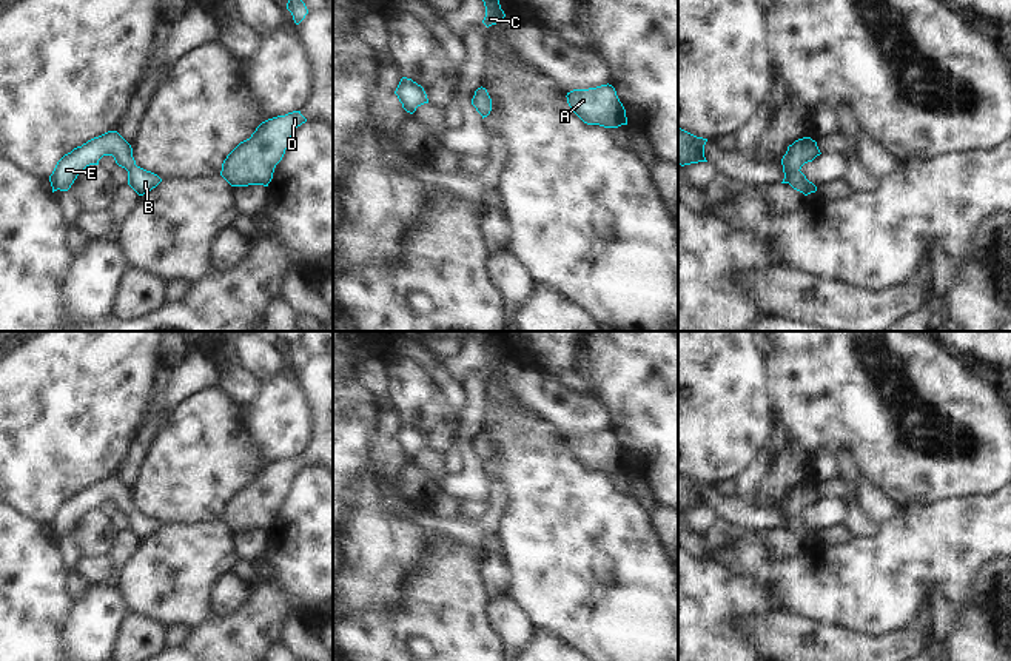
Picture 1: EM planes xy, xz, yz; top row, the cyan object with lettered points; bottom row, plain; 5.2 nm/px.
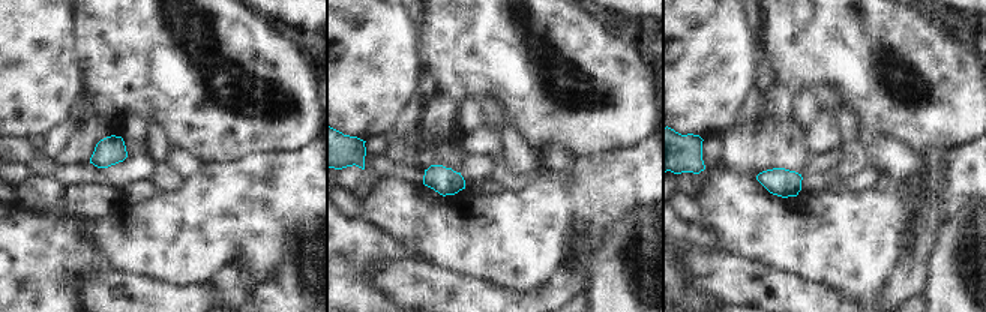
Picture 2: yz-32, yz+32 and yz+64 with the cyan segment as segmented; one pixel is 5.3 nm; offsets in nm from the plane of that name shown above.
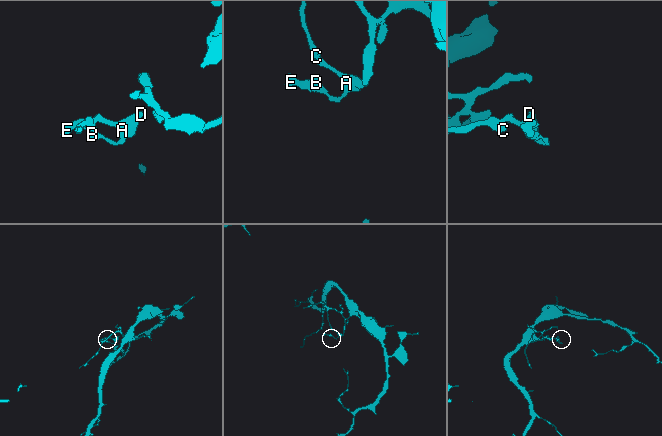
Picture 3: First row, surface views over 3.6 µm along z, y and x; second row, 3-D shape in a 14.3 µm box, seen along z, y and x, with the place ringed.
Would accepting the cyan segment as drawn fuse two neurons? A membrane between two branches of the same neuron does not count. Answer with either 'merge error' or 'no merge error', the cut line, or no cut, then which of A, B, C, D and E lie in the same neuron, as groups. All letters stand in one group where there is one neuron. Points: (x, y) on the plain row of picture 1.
no merge error; cut none; groups A B C D E

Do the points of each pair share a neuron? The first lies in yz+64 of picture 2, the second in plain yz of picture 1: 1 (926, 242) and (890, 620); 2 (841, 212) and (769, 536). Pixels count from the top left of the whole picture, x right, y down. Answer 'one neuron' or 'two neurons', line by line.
1: two neurons
2: two neurons

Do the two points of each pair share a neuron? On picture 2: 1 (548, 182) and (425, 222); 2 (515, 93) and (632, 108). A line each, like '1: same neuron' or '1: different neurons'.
1: same neuron
2: same neuron

